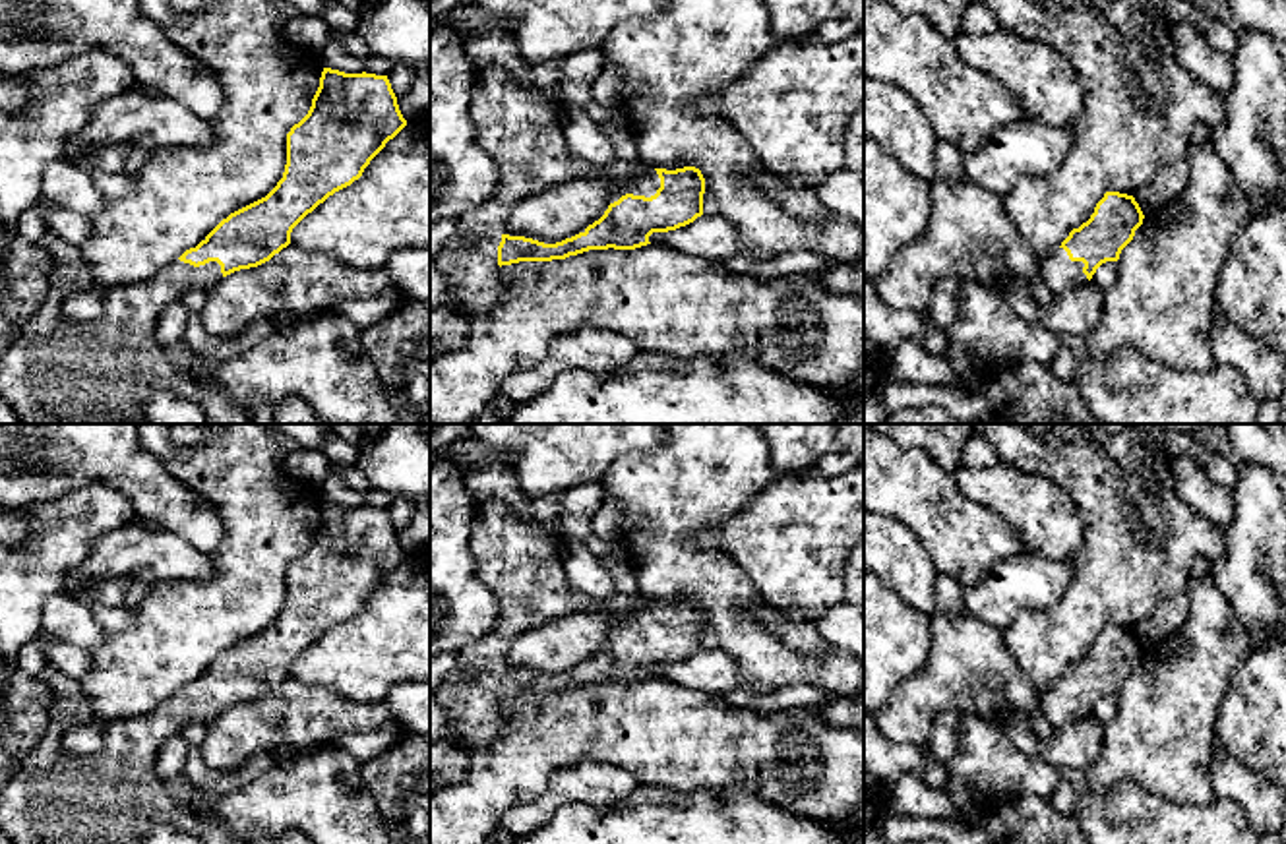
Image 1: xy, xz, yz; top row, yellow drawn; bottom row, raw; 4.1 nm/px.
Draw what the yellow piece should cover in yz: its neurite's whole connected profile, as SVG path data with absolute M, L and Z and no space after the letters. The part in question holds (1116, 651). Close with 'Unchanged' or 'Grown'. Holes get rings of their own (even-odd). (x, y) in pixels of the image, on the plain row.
M1106 625L1090 652L1040 695L1042 714L1054 724L1090 714L1102 697L1119 693L1143 652L1133 629Z. Grown

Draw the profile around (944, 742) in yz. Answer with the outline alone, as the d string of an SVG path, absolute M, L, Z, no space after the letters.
M943 710L937 714L934 732L926 743L932 759L945 765L957 755L961 716L963 714L957 710Z

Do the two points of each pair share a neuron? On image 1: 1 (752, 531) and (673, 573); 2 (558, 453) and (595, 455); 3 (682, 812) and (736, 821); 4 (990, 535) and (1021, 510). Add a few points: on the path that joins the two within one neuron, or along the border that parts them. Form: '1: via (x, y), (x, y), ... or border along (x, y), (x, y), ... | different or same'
1: border along (686, 539), (694, 548), (719, 548), (752, 579) | different
2: via (568, 453), (585, 453) | same
3: via (696, 821), (723, 821) | same
4: border along (967, 498), (996, 512), (1021, 537), (1027, 550) | different

